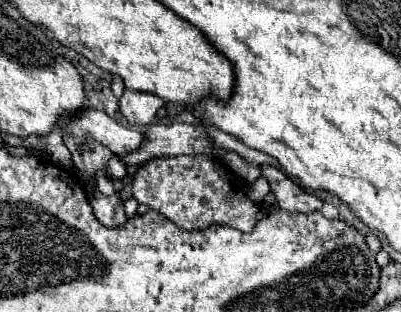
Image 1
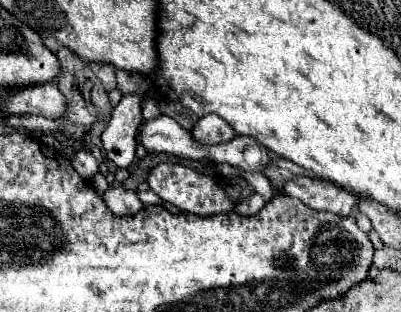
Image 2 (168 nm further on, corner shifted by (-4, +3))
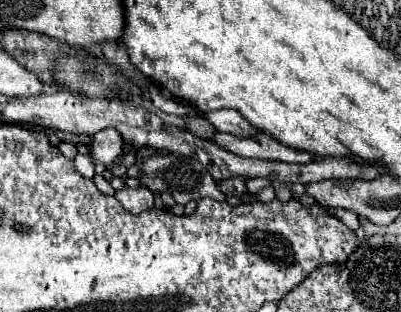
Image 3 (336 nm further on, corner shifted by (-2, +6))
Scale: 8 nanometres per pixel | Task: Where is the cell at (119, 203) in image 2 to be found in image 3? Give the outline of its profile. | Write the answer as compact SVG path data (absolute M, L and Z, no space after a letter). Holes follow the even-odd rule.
M122 188L114 196L130 214L140 214L154 208L154 194L146 188Z

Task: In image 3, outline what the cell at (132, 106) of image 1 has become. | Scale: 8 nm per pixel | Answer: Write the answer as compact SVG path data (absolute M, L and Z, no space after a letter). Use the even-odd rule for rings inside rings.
M110 128L100 130L92 136L92 144L88 146L88 150L94 164L108 166L122 152L122 136Z

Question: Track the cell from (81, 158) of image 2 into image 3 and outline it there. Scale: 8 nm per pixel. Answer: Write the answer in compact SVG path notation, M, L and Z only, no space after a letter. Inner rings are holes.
M78 154L78 156L74 158L74 164L76 164L76 170L78 170L82 176L86 176L86 178L94 178L94 164L90 162L88 156Z

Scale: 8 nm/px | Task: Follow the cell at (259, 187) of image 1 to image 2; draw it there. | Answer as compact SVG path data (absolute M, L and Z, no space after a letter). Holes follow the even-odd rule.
M252 193L250 199L246 199L246 201L242 201L240 205L236 205L236 213L240 213L240 215L256 215L256 213L262 209L264 203L266 203L266 201L264 201L262 195Z

